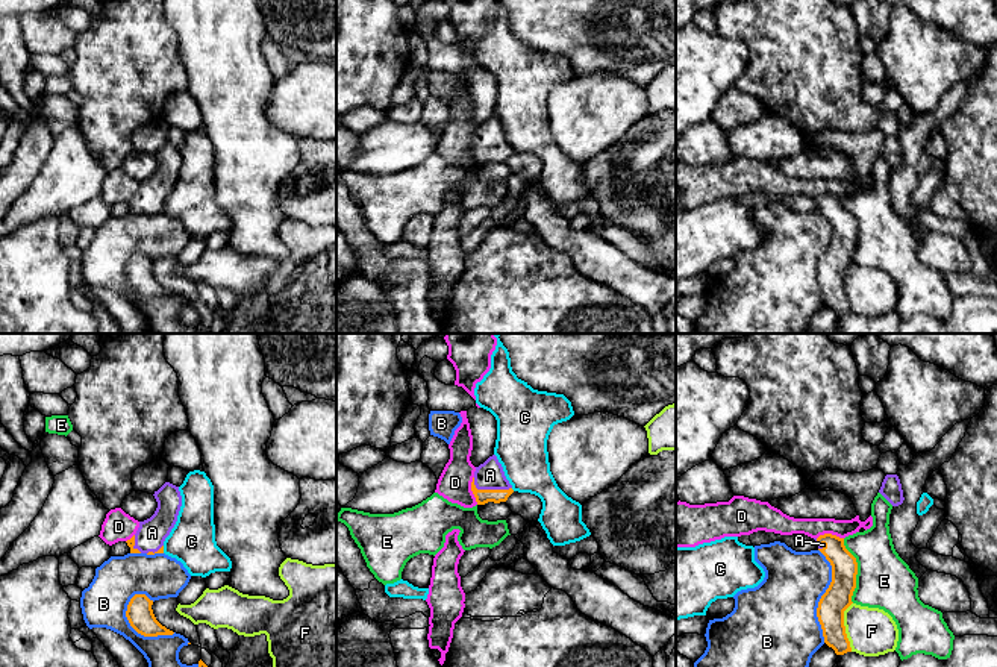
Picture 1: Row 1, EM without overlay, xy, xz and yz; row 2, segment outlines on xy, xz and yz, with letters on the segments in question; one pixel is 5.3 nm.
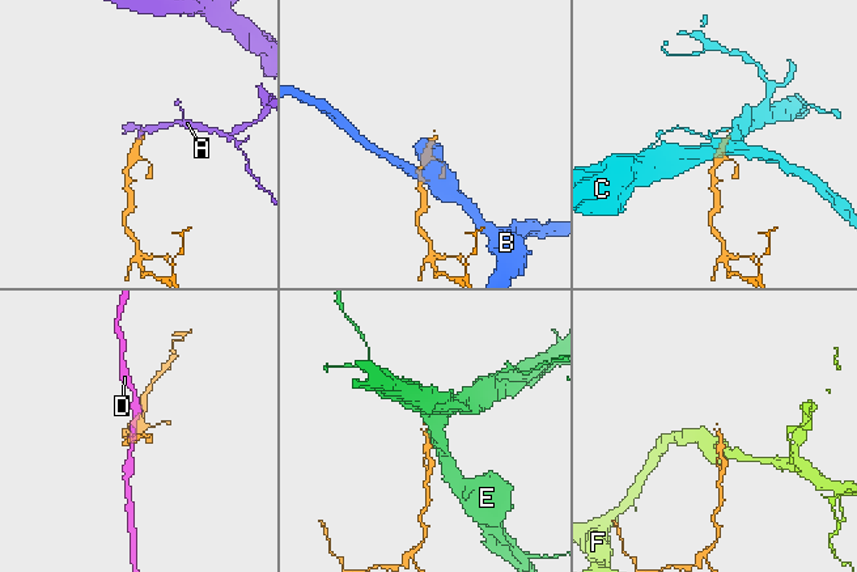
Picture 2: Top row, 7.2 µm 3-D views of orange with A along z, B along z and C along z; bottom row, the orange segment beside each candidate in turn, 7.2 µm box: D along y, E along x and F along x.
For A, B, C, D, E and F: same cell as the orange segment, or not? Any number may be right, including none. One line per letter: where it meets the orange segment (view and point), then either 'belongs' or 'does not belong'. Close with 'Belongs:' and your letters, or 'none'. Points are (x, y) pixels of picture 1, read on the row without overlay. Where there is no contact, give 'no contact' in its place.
A: xz (490, 150) | belongs
B: xy (140, 293) | does not belong
C: xy (162, 209) | does not belong
D: xz (471, 150) | does not belong
E: yz (856, 231) | does not belong
F: yz (844, 287) | does not belong
Belongs: A

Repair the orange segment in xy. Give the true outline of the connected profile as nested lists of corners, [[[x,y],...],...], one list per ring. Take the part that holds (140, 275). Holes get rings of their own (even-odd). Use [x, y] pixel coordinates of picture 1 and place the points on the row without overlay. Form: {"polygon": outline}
{"polygon": [[[135,255],[126,271],[130,287],[144,297],[173,296],[174,293],[162,287],[152,270],[153,261],[145,255]]]}

